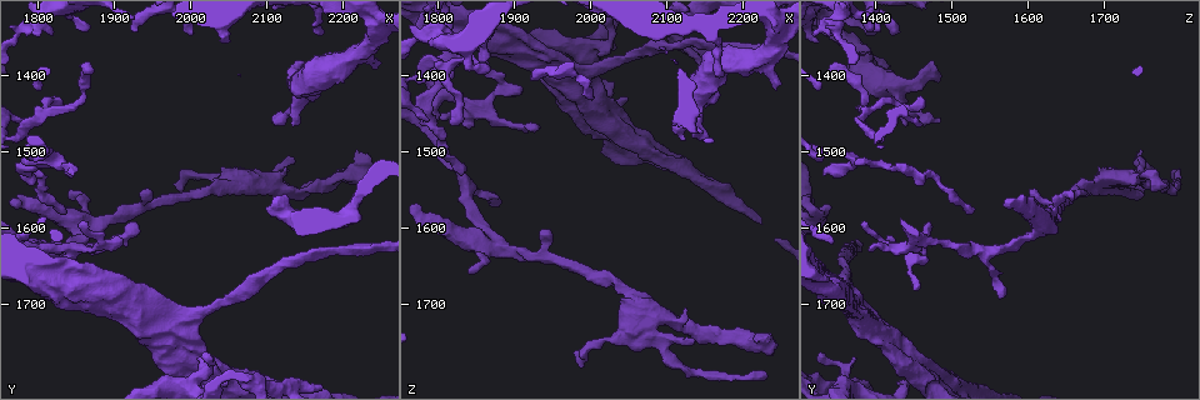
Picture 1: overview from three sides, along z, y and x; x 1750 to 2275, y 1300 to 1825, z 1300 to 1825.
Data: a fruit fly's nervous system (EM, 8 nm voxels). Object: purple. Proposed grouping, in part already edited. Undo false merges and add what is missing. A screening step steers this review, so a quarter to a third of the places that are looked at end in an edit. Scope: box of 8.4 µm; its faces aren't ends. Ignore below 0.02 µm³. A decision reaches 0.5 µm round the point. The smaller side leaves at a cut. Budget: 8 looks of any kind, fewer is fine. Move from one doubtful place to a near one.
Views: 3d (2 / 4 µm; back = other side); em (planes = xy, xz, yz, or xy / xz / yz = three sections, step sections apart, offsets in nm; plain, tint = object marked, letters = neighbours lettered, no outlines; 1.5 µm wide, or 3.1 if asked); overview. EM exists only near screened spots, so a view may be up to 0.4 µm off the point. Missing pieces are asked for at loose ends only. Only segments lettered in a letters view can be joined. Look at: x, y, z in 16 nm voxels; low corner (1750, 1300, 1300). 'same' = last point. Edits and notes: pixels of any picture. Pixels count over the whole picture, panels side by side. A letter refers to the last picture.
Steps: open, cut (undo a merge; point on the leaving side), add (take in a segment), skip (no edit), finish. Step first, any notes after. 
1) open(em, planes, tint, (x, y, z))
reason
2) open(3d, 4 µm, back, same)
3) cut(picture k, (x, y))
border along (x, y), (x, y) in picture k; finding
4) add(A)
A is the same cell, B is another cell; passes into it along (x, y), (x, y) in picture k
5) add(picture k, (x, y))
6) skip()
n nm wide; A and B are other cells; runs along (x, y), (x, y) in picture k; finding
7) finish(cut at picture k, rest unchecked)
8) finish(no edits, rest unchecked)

open(em, yz, step 8, plain, (1805, 1445, 1395))
abrupt turn

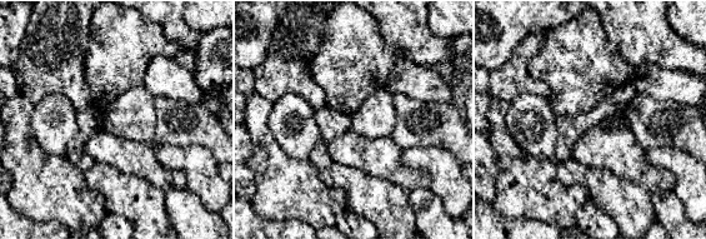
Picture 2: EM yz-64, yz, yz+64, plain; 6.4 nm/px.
open(em, yz, step 8, letters, same)
see the neighbours

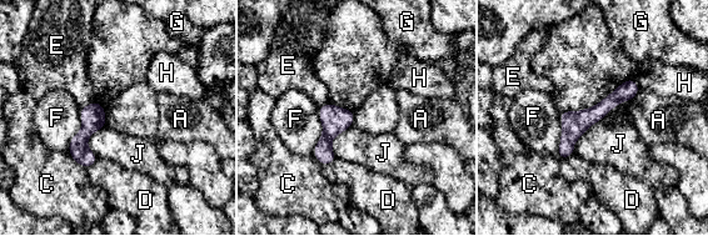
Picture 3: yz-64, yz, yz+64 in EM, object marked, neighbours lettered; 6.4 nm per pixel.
skip()
F touches over 300 nm; A, C, D, E, F, G, H and J are other cells; border along (105, 124), (86, 142), (96, 157) in picture 3; one cell here

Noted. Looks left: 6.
open(em, planes, letters, (1835, 1580, 1530))
thin end

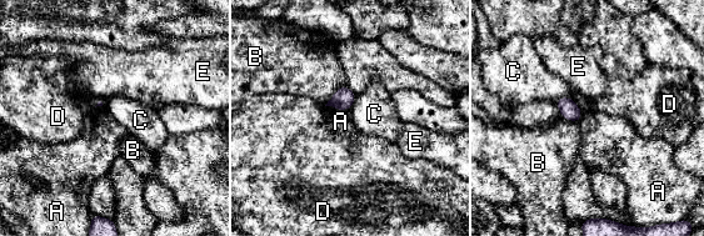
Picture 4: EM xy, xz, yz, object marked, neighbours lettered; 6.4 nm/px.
skip()
A, B, C, D and E are other cells; none of them fits

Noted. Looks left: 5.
open(3d, 4 µm, (1945, 1550, 1600))
an open end

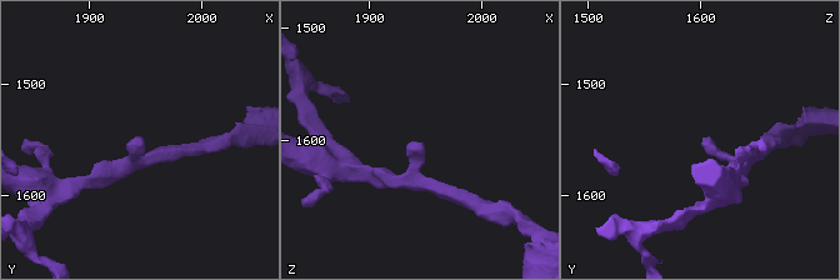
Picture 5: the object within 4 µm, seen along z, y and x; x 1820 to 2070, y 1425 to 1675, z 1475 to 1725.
open(em, yz, step 4, letters, (1944, 1550, 1604))

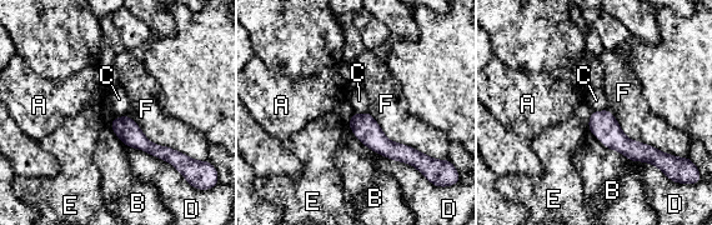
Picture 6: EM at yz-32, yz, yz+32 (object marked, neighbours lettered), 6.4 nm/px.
skip()
150 nm wide; A, B, C, D, E and F are other cells; runs along (593, 114), (626, 146), (658, 155) in picture 6; none of them fits

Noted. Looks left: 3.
finish(no edits, rest unchecked)

